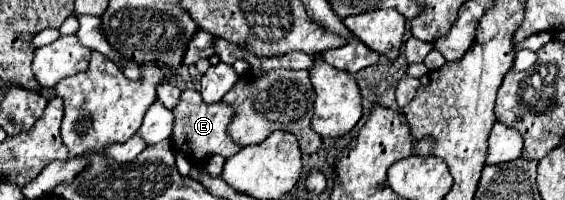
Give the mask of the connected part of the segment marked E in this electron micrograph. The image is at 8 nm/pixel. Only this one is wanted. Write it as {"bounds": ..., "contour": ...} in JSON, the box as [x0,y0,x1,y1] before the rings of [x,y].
{"bounds":[173,91,241,163],"contour":[[[183,91],[179,105],[173,109],[175,113],[175,127],[173,127],[173,143],[177,151],[185,153],[191,161],[203,163],[209,155],[219,153],[219,155],[233,155],[241,149],[241,145],[233,143],[229,137],[229,121],[233,119],[233,105],[229,103],[213,103],[207,105],[197,91]]]}

